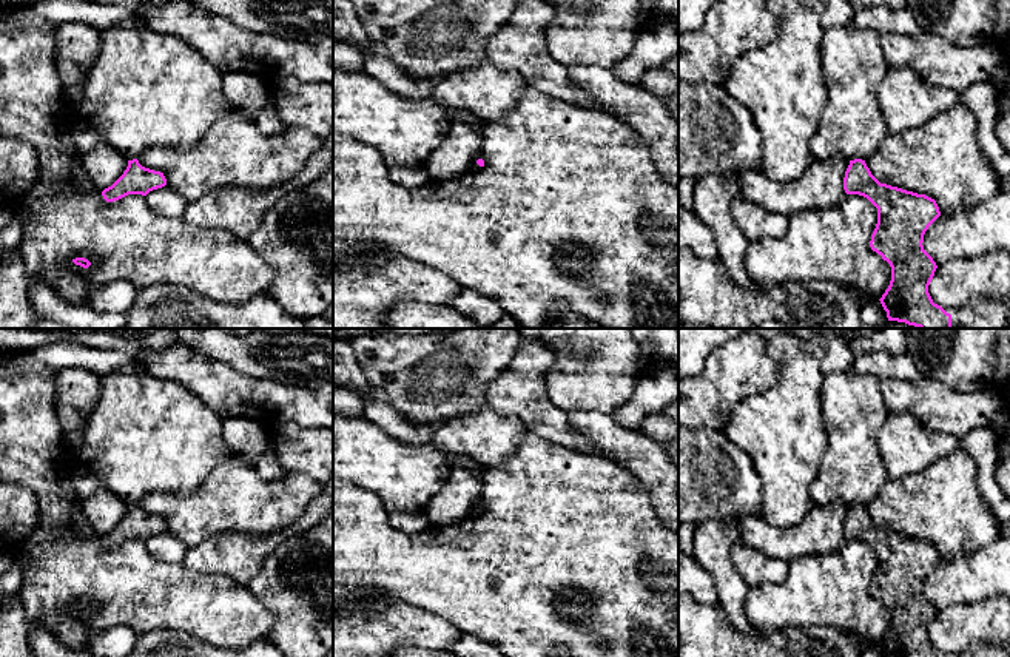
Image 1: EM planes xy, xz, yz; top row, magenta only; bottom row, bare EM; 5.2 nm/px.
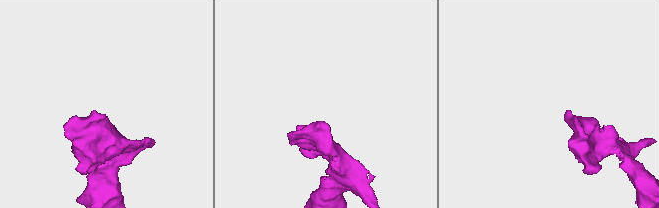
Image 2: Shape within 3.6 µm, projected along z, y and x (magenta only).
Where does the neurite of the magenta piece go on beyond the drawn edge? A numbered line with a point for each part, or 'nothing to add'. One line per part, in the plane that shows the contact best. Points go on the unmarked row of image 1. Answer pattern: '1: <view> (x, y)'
nothing to add

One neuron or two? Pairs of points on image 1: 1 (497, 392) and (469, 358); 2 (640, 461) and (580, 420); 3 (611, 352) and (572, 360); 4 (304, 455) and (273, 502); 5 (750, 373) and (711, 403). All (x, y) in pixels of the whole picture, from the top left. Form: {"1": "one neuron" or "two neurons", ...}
{"1": "two neurons", "2": "one neuron", "3": "one neuron", "4": "two neurons", "5": "one neuron"}

